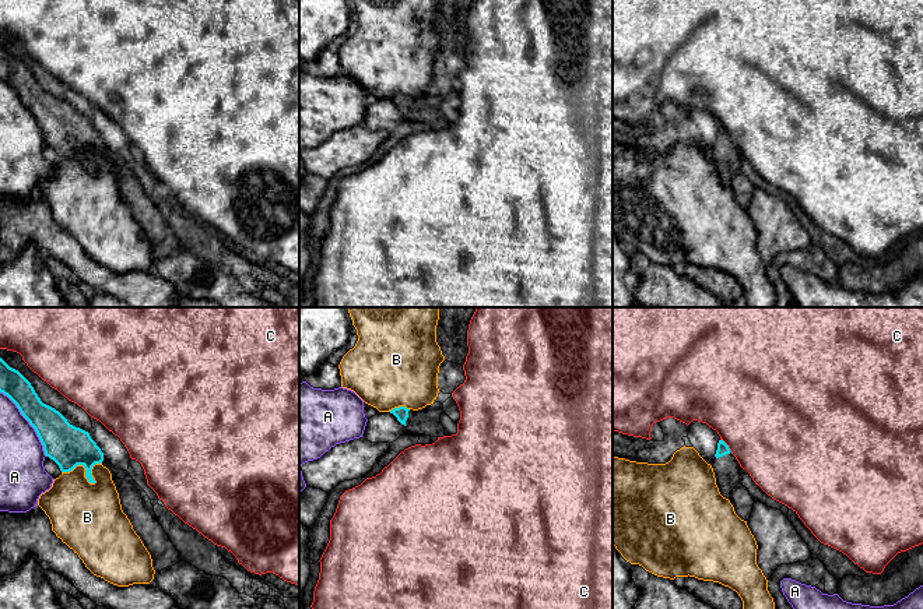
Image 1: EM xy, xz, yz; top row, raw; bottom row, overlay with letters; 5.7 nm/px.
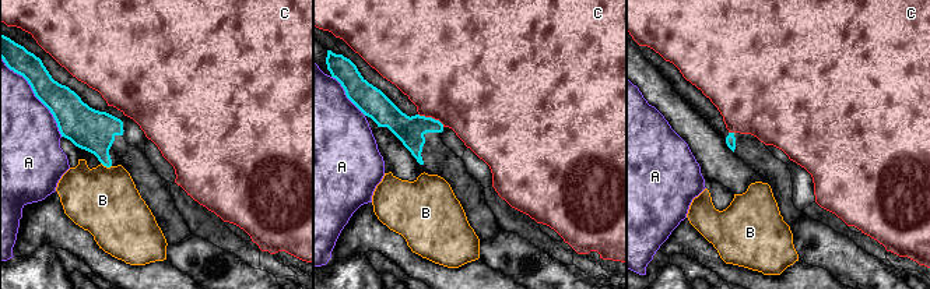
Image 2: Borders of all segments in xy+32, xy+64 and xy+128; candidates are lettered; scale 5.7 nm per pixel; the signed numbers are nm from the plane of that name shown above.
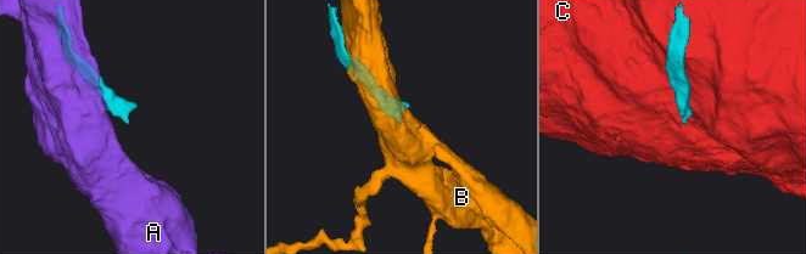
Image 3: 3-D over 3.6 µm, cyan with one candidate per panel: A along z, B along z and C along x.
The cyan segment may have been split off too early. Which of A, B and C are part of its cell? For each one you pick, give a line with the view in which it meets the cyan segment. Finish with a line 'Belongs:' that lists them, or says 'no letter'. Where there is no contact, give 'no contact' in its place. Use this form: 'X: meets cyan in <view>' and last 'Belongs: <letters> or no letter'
Belongs: no letter

